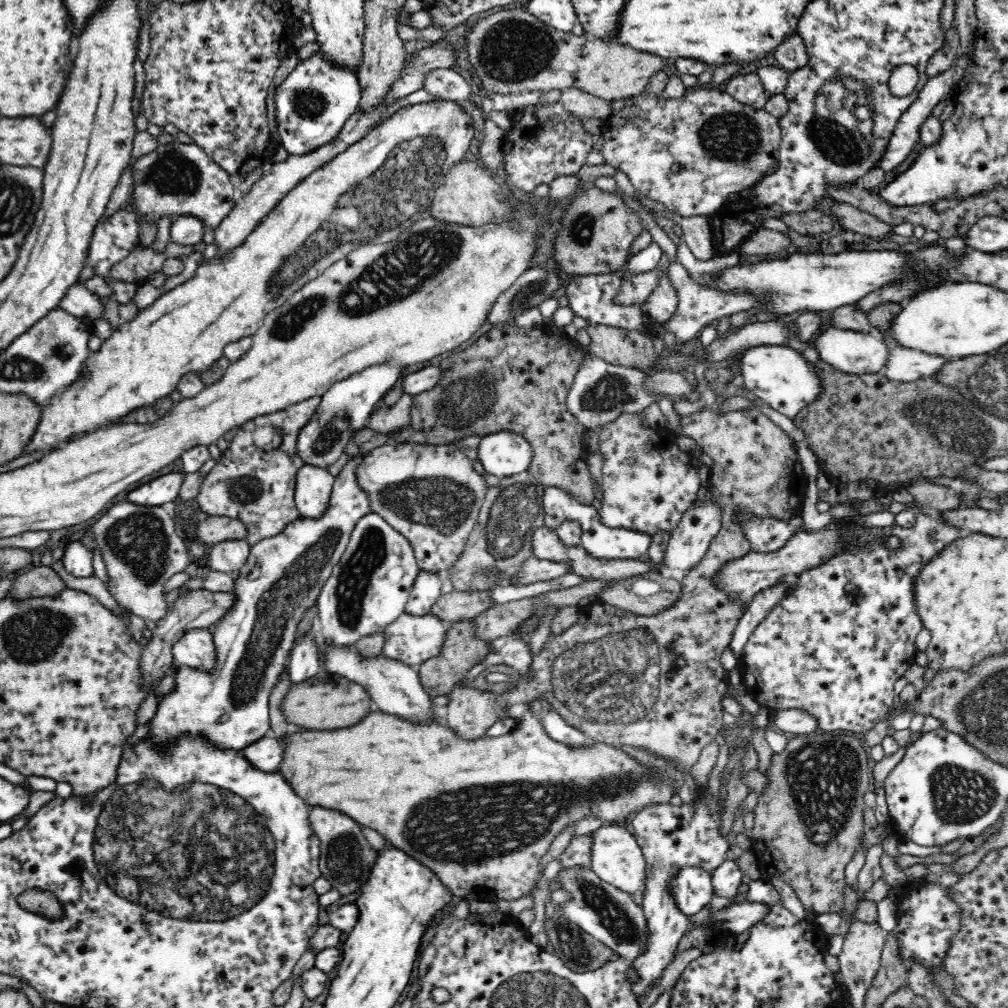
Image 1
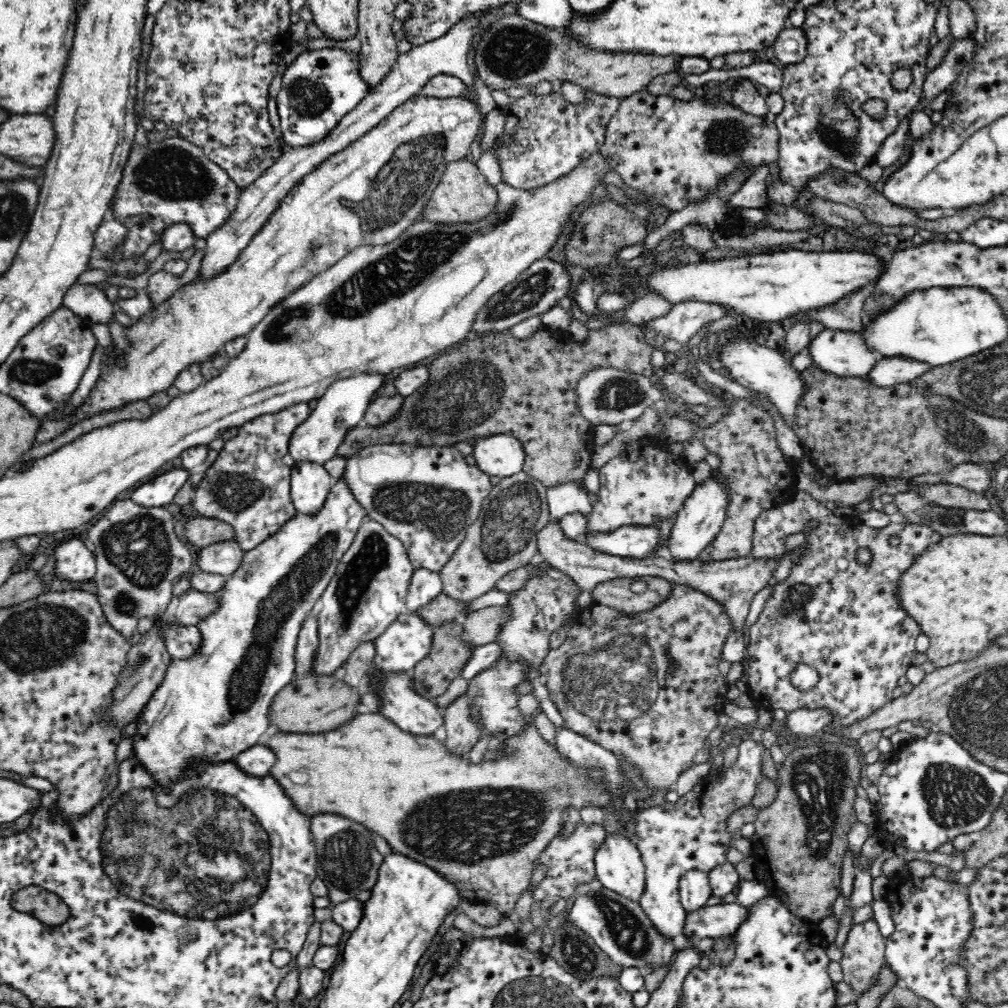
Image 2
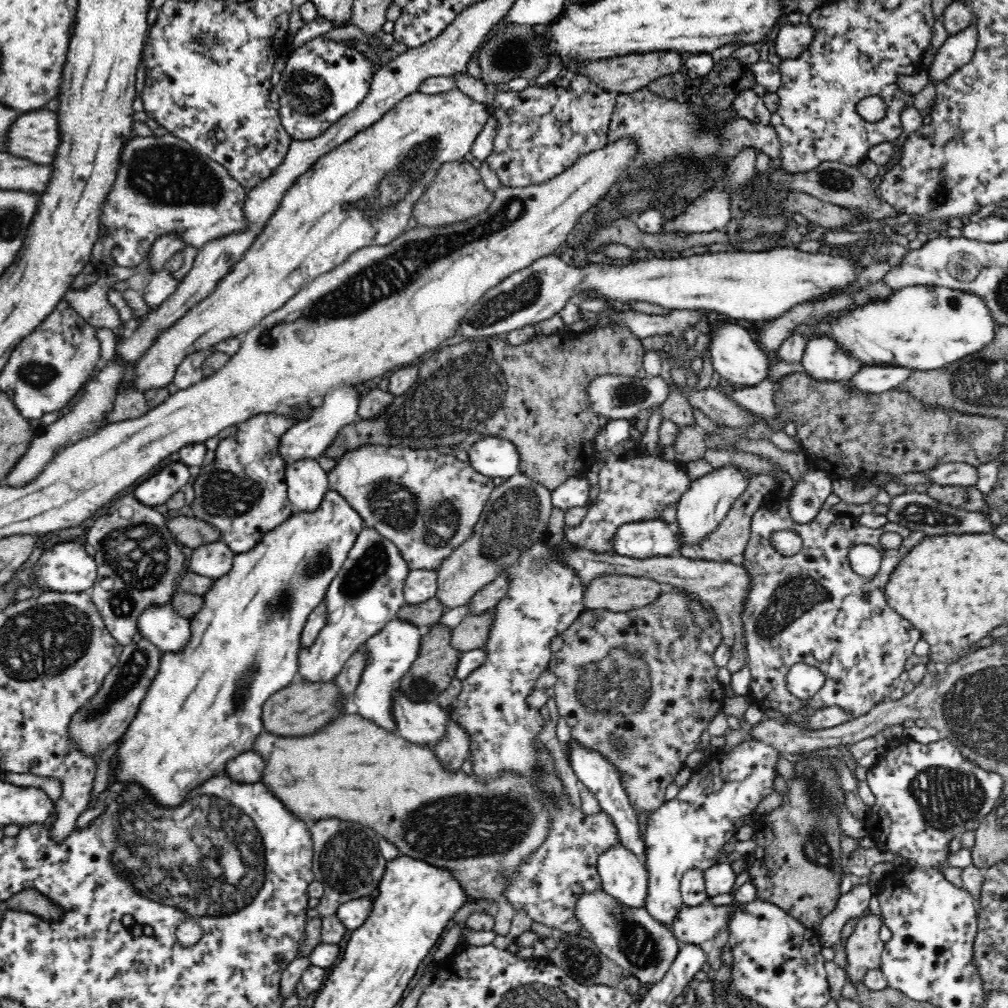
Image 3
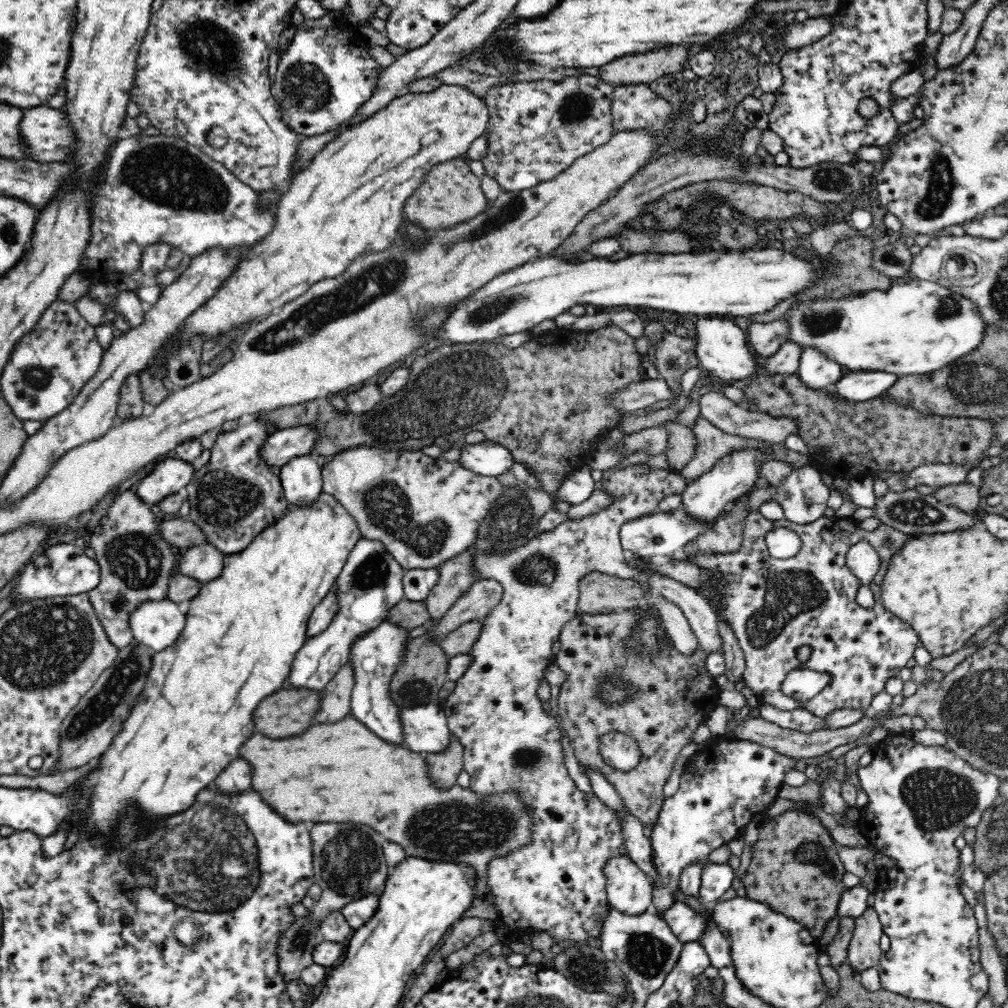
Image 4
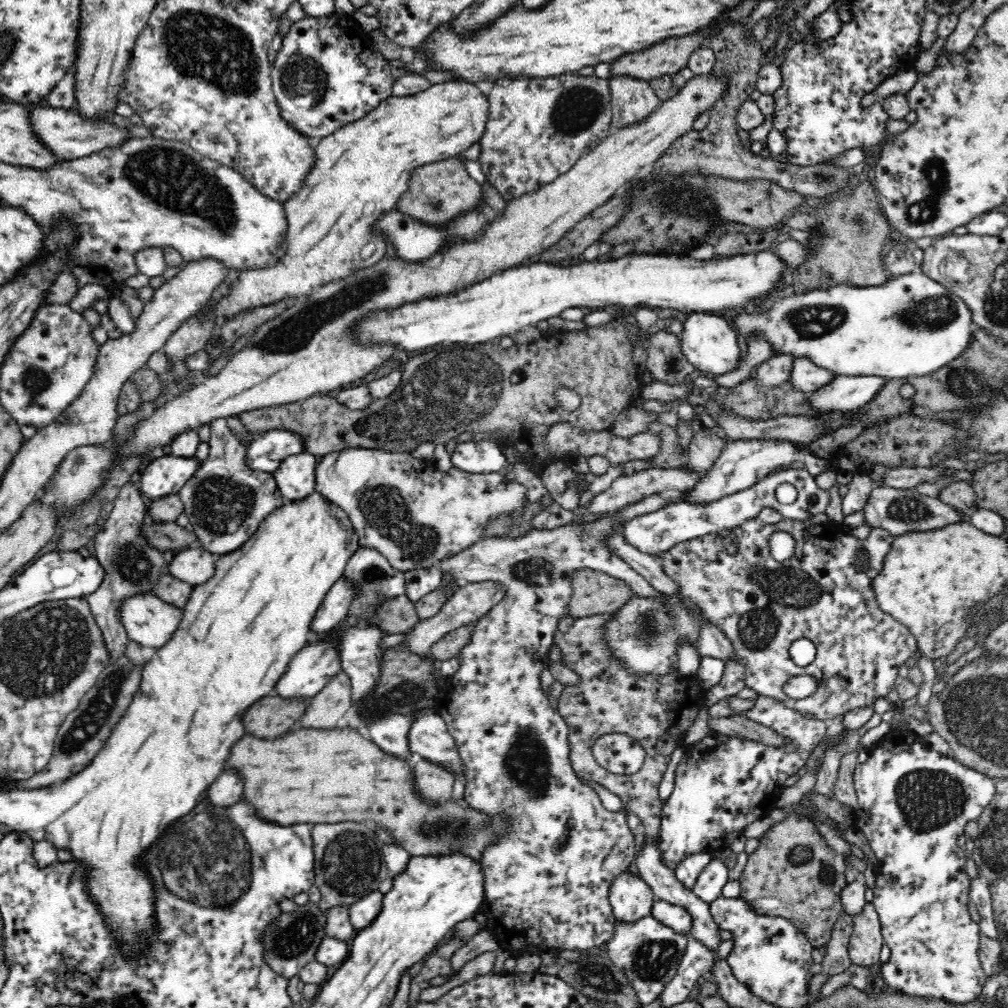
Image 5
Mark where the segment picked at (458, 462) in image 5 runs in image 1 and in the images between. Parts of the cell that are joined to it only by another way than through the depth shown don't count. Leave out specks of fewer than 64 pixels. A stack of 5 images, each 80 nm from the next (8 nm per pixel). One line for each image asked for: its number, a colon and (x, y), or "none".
1: (504, 453)
2: (502, 455)
3: (491, 456)
4: (488, 458)

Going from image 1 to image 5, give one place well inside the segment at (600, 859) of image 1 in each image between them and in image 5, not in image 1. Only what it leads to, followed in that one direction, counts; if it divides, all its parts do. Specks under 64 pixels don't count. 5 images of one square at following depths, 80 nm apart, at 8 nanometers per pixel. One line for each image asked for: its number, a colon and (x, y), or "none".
2: (619, 867)
3: (623, 877)
4: (629, 891)
5: (631, 898)

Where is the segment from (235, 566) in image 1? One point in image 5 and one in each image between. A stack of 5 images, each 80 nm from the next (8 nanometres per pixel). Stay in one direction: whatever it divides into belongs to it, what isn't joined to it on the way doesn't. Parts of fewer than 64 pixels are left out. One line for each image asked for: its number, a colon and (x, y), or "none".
2: (222, 558)
3: (213, 560)
4: (203, 563)
5: (193, 565)

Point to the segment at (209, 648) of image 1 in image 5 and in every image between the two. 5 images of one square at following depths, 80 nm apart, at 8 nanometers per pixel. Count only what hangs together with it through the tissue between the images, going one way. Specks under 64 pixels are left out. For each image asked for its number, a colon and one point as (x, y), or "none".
2: (181, 640)
3: (160, 624)
4: (156, 623)
5: (149, 621)

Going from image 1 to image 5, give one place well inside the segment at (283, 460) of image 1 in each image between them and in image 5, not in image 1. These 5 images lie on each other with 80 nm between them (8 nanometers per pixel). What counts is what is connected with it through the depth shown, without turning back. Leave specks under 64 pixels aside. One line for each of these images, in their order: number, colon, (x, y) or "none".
2: (248, 486)
3: (242, 493)
4: (233, 497)
5: (224, 501)

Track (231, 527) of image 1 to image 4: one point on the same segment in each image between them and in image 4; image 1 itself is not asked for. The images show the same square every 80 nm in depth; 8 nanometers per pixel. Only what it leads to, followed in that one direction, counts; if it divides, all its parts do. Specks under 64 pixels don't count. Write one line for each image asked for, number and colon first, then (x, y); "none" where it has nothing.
2: (199, 531)
3: (189, 531)
4: (181, 533)

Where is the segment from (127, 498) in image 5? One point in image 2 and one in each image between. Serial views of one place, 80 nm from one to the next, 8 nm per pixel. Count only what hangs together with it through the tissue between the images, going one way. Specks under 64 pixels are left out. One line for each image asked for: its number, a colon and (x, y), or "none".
2: (136, 547)
3: (133, 546)
4: (136, 564)

